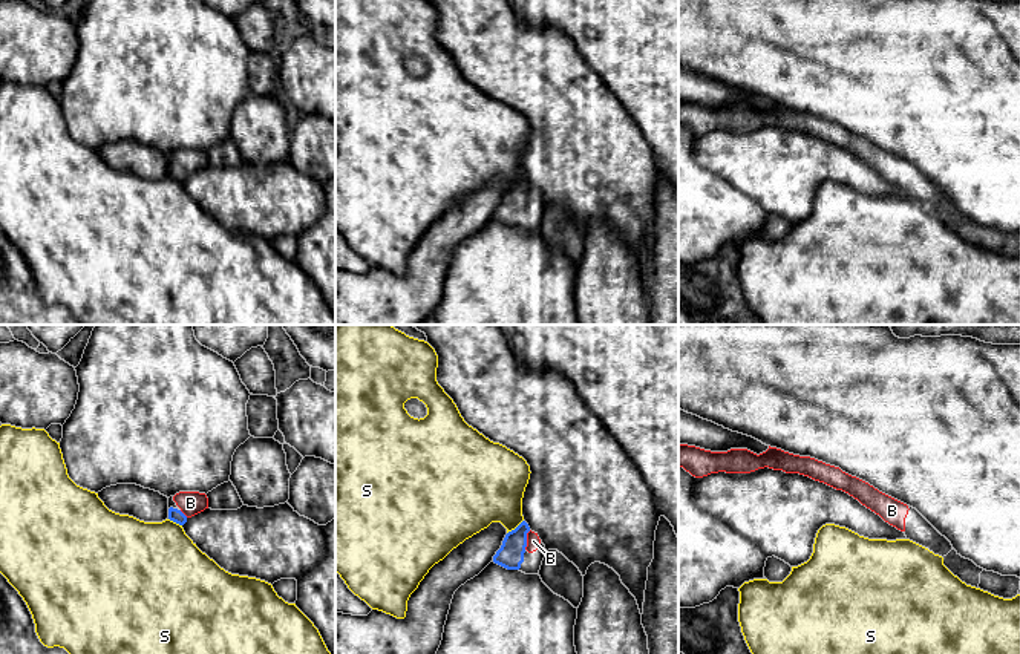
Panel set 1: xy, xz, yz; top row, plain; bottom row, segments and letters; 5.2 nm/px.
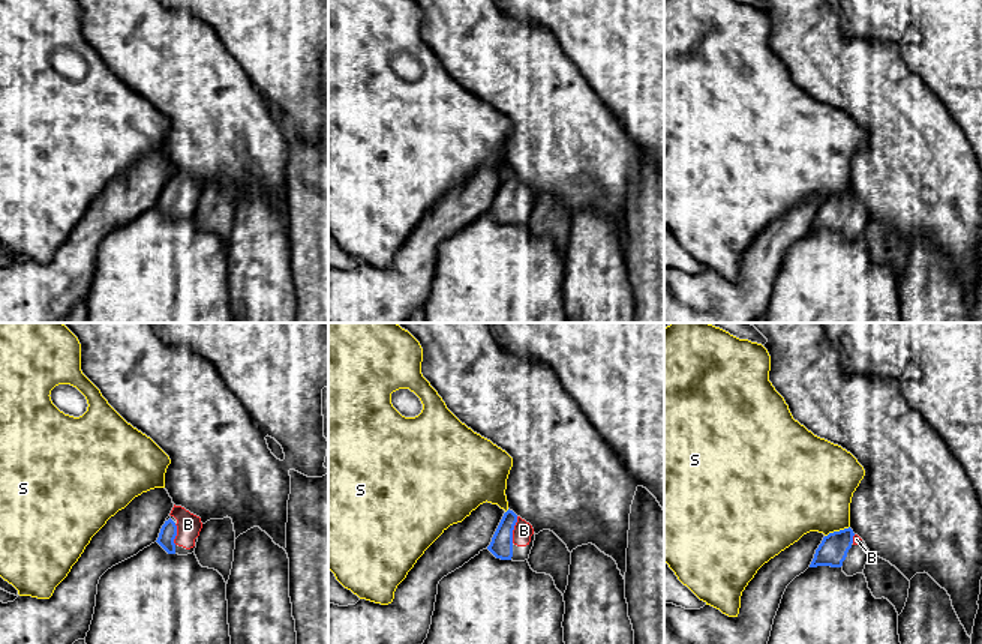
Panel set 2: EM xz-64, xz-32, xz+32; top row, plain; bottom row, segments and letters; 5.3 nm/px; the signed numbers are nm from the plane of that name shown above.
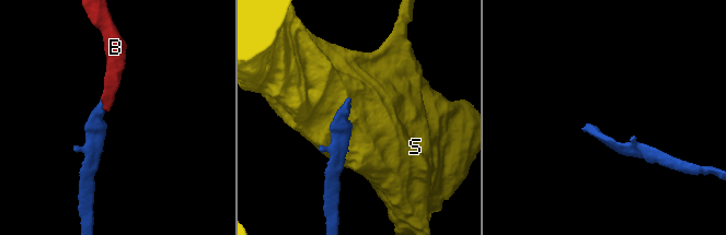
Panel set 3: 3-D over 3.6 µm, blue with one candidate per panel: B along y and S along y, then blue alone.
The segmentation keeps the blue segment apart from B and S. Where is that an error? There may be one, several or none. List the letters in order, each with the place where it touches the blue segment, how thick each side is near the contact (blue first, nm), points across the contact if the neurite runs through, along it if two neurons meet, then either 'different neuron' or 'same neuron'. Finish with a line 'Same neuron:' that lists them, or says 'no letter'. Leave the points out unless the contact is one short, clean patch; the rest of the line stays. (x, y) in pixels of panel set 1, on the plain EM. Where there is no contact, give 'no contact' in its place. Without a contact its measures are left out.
B: contact xz (526, 196); calibres 140 and 70 nm; way xz (510, 212), (526, 196), (533, 198); same neuron
S: contact xz (516, 184); calibres 140 and 360 nm; different neuron
Same neuron: B

